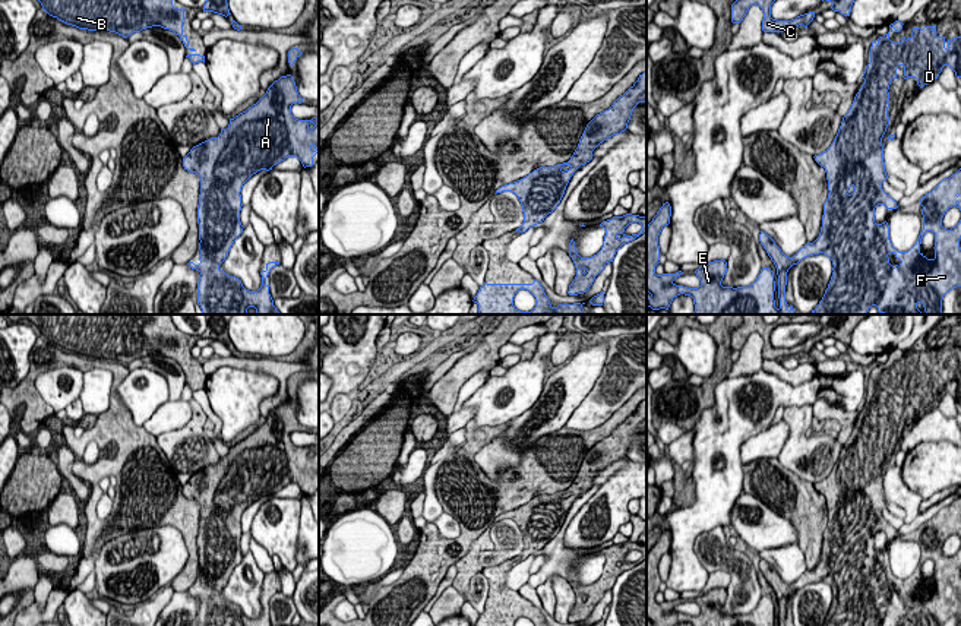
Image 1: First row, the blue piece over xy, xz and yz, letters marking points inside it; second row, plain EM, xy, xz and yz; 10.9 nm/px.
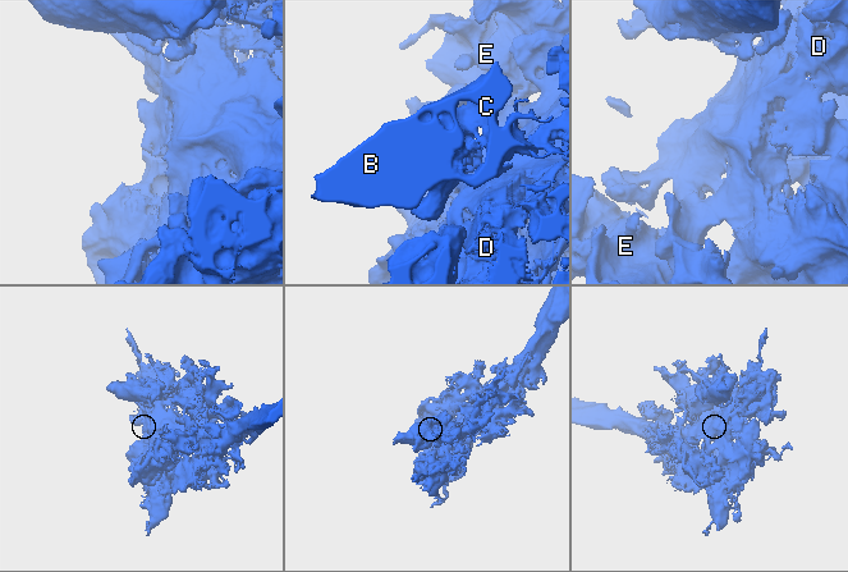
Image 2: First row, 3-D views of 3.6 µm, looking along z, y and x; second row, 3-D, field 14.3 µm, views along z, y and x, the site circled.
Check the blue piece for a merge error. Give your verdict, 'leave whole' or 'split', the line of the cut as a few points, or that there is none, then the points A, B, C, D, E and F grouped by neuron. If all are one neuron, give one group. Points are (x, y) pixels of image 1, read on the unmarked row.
leave whole; cut none; groups A B C D E F

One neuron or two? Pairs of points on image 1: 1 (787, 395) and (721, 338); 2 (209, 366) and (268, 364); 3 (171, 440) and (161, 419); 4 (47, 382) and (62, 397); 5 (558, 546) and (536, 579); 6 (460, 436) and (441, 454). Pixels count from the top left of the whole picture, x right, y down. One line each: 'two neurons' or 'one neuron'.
1: two neurons
2: one neuron
3: two neurons
4: one neuron
5: one neuron
6: one neuron

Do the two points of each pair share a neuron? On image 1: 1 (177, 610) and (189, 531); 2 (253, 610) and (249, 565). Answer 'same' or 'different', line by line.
1: different
2: same

